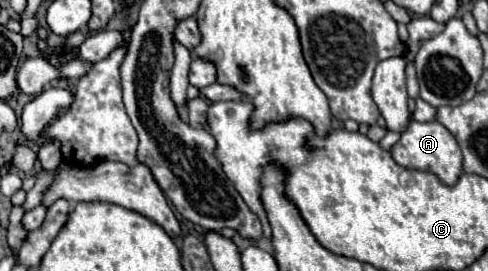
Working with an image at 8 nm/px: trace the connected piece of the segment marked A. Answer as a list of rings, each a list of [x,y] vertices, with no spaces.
[[[411,121],[407,125],[407,129],[401,133],[399,141],[391,147],[391,157],[395,159],[397,165],[407,167],[407,169],[419,169],[419,171],[431,171],[435,173],[443,183],[453,185],[457,181],[457,177],[463,173],[461,165],[463,165],[463,157],[461,157],[461,149],[455,141],[455,137],[437,121],[429,121],[429,123],[421,123],[421,121]]]

